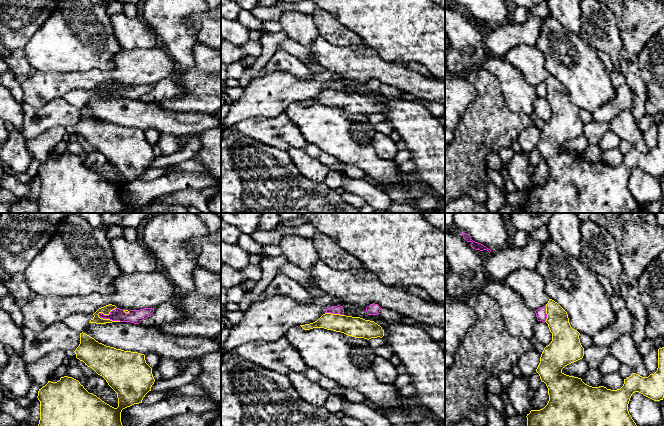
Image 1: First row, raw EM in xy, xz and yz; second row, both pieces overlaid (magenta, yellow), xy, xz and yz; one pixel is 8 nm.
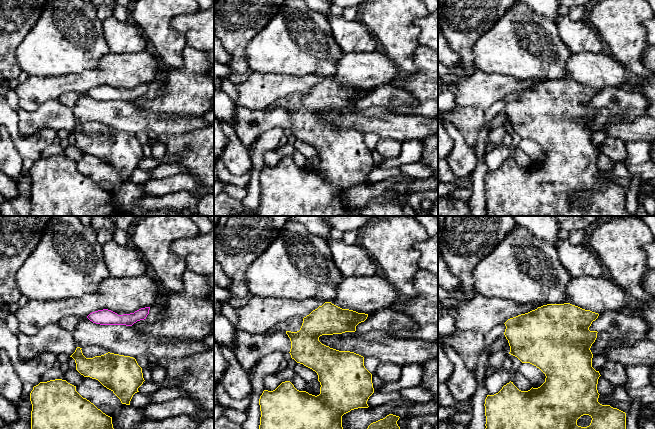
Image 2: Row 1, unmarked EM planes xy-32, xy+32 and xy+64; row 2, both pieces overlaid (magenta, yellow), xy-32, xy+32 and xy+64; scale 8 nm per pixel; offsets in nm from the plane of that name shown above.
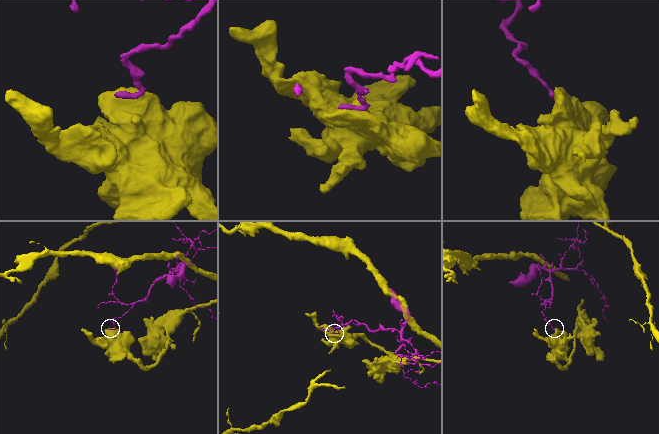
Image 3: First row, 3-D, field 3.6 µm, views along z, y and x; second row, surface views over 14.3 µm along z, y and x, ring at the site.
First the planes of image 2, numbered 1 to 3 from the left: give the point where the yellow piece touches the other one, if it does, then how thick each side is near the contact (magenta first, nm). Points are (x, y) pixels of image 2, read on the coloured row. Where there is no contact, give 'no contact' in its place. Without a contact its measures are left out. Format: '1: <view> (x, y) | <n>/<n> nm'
1: no contact
2: no contact
3: no contact

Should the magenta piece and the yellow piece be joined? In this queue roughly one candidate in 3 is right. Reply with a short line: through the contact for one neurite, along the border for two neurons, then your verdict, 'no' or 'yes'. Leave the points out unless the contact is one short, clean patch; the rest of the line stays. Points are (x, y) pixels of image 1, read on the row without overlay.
line xy (97, 90), (103, 94), (120, 97); no

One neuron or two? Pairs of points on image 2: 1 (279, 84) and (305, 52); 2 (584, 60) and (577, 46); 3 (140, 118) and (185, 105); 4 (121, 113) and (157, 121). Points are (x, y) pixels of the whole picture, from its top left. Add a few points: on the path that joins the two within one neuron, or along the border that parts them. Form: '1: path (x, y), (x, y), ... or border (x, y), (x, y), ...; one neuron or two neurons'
1: border (263, 73), (295, 76), (310, 75); two neurons
2: border (601, 51), (572, 53); two neurons
3: border (133, 105), (148, 112), (163, 114); two neurons
4: path (130, 119), (148, 121); one neuron

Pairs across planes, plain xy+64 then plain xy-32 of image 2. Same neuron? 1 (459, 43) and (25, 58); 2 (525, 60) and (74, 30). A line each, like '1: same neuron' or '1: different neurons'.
1: different neurons
2: same neuron

